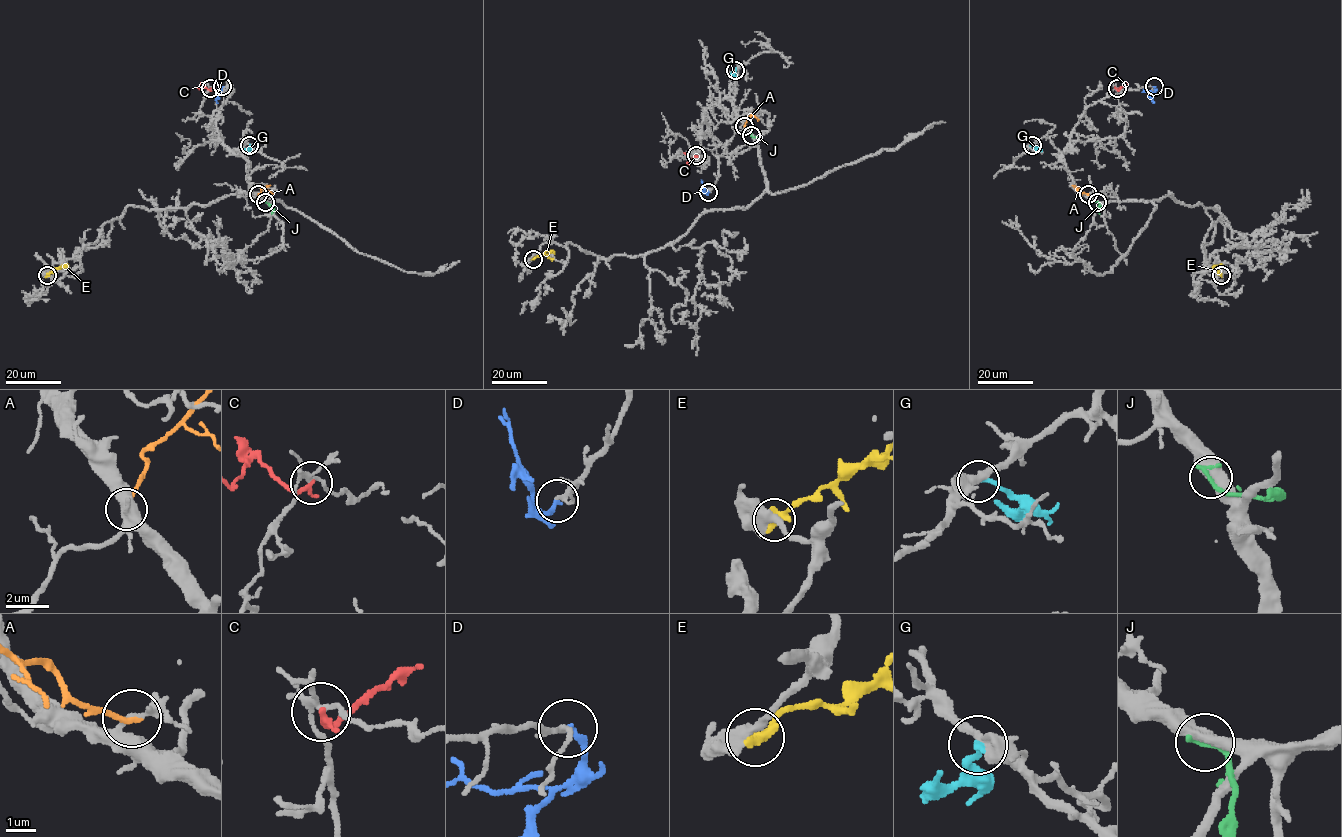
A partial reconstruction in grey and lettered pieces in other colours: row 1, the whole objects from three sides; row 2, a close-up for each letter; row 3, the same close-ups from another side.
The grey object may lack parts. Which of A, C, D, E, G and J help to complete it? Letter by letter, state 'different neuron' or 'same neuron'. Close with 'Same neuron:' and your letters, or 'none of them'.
A: different neuron
C: different neuron
D: same neuron
E: different neuron
G: different neuron
J: different neuron
Same neuron: D

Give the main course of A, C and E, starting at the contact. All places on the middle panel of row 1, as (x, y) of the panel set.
A: (744, 126), (751, 116), (758, 120)
C: (696, 155), (689, 161), (684, 152)
E: (533, 259), (547, 251), (555, 254)

